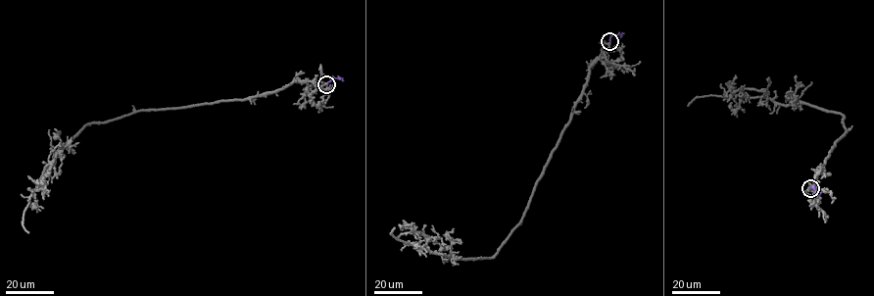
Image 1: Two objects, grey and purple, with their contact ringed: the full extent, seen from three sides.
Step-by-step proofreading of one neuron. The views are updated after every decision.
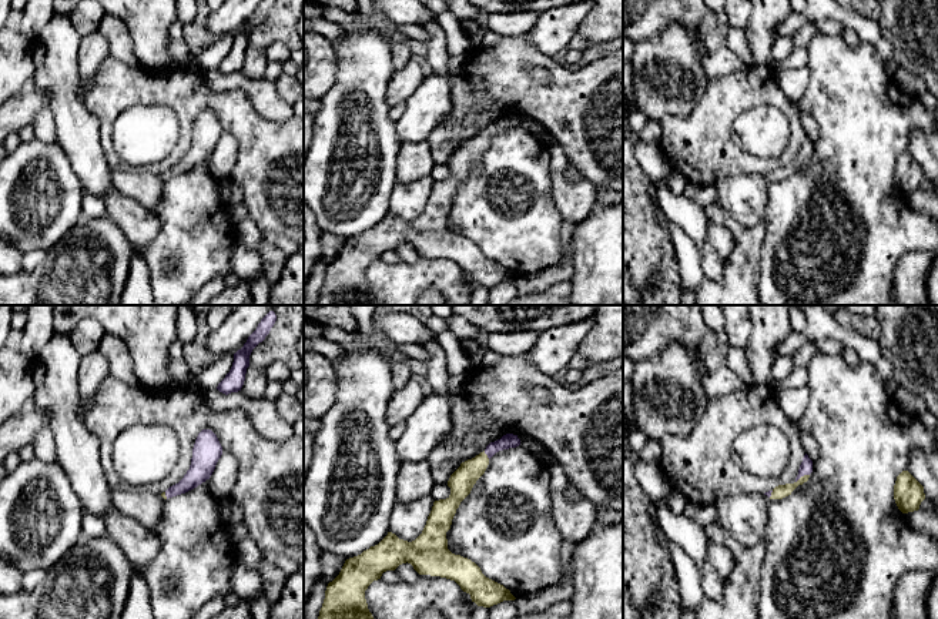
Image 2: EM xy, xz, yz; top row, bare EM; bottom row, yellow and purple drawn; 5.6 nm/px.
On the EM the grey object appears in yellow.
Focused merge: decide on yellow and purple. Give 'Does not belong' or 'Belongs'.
Belongs

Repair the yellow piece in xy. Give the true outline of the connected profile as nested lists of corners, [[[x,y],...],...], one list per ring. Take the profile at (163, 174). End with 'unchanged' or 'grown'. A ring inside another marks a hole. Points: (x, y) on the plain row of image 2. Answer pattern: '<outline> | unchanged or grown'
[[[202,110],[194,124],[191,145],[184,158],[161,174],[164,180],[185,174],[212,155],[218,140],[222,135],[222,127],[211,110]]] | grown

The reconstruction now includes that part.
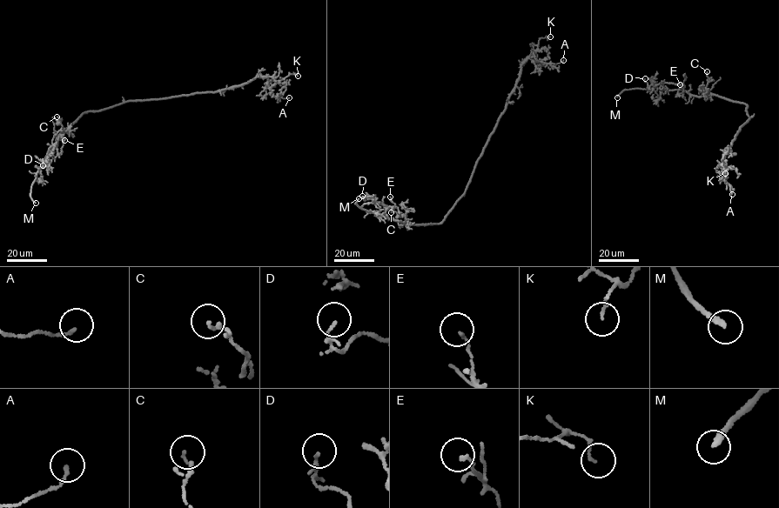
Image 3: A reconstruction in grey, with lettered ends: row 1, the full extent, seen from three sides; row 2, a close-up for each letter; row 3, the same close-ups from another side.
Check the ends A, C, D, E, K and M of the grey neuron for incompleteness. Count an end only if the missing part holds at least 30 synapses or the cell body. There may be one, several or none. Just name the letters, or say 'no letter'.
M

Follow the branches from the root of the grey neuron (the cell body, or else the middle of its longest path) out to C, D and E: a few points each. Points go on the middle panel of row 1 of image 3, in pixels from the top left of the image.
C: (466, 190), (442, 221), (436, 224), (412, 224), (402, 214), (391, 212)
D: (466, 190), (442, 221), (424, 225), (391, 220), (385, 213), (385, 205), (373, 202), (371, 196), (362, 196)
E: (466, 190), (442, 221), (436, 224), (410, 224), (391, 220), (386, 210), (390, 206), (396, 207), (390, 197)

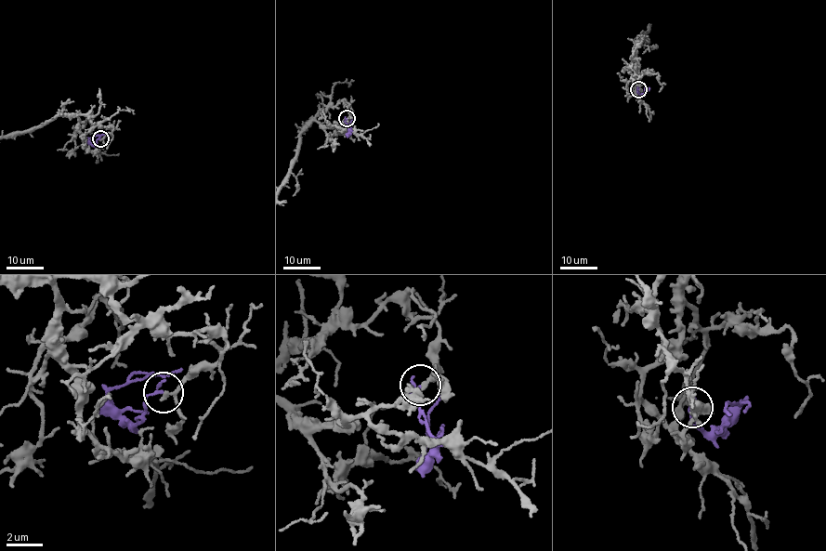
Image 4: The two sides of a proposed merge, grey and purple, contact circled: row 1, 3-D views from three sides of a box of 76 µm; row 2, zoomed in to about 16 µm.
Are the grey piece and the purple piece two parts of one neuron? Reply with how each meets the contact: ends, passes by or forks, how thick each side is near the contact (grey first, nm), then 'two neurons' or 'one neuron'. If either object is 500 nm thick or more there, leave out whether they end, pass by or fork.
grey passes by; purple ends there; 170 nm thick on the grey side, 170 nm on the other; two neurons

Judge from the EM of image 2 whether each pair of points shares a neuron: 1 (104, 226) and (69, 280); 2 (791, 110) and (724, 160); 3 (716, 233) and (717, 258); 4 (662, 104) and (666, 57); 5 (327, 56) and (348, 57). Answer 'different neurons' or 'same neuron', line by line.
1: same neuron
2: same neuron
3: same neuron
4: same neuron
5: different neurons

